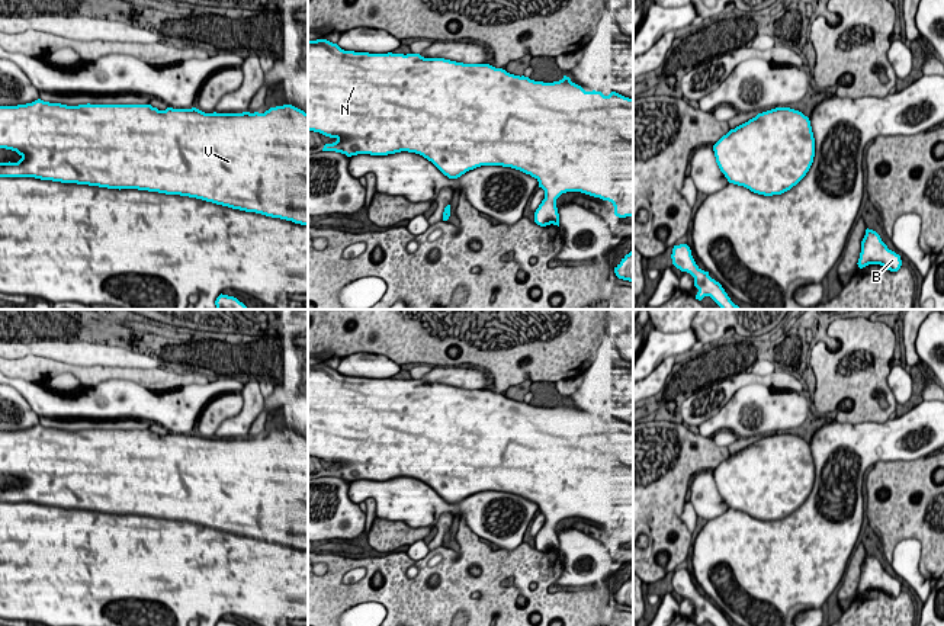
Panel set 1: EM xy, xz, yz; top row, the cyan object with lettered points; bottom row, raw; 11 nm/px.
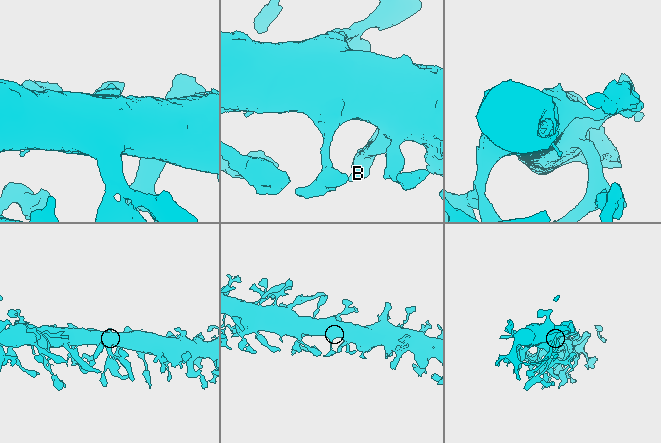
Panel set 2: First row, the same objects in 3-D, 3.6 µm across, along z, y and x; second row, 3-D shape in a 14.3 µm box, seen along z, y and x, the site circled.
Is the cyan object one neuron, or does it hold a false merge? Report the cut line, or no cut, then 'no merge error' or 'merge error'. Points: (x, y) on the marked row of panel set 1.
no cut; no merge error

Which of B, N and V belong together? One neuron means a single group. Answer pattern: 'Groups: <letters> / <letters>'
Groups: B N V

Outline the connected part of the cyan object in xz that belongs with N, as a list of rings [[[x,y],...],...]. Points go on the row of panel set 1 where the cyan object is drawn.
[[[327,39],[308,41],[308,131],[337,139],[333,144],[325,144],[322,151],[335,151],[347,157],[357,154],[388,155],[401,151],[415,153],[431,161],[449,179],[457,179],[481,166],[502,166],[520,170],[534,177],[539,182],[539,187],[545,190],[545,199],[534,212],[534,222],[540,227],[550,224],[559,227],[556,199],[566,192],[581,192],[609,200],[614,206],[616,216],[633,216],[633,99],[616,92],[611,92],[609,96],[595,90],[585,92],[566,76],[559,81],[543,83],[524,76],[510,74],[489,64],[463,64],[444,58],[424,58],[420,54],[354,52],[344,51]]]

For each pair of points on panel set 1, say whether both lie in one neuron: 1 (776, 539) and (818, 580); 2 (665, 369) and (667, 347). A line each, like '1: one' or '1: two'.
1: one
2: two

